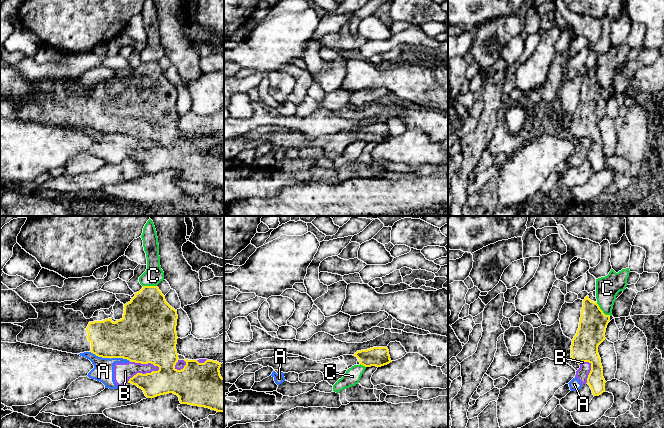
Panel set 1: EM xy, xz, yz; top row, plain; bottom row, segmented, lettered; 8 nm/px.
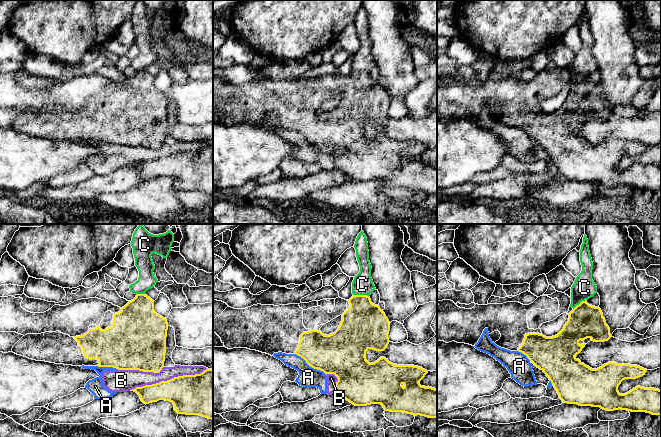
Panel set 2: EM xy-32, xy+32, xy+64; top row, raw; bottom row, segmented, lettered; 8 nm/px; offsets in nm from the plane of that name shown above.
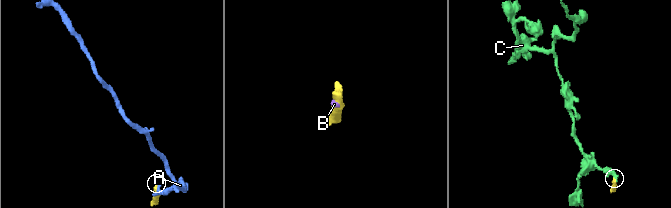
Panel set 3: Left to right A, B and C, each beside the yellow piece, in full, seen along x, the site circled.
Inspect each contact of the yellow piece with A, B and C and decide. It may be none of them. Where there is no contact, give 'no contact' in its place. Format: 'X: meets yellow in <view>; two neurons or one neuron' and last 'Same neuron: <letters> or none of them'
A: meets yellow in xy; two neurons
B: meets yellow in xy; two neurons
C: meets yellow in yz; two neurons
Same neuron: none of them

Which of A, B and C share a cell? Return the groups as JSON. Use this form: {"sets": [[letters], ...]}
{"sets": [["A", "B"], ["C"]]}

